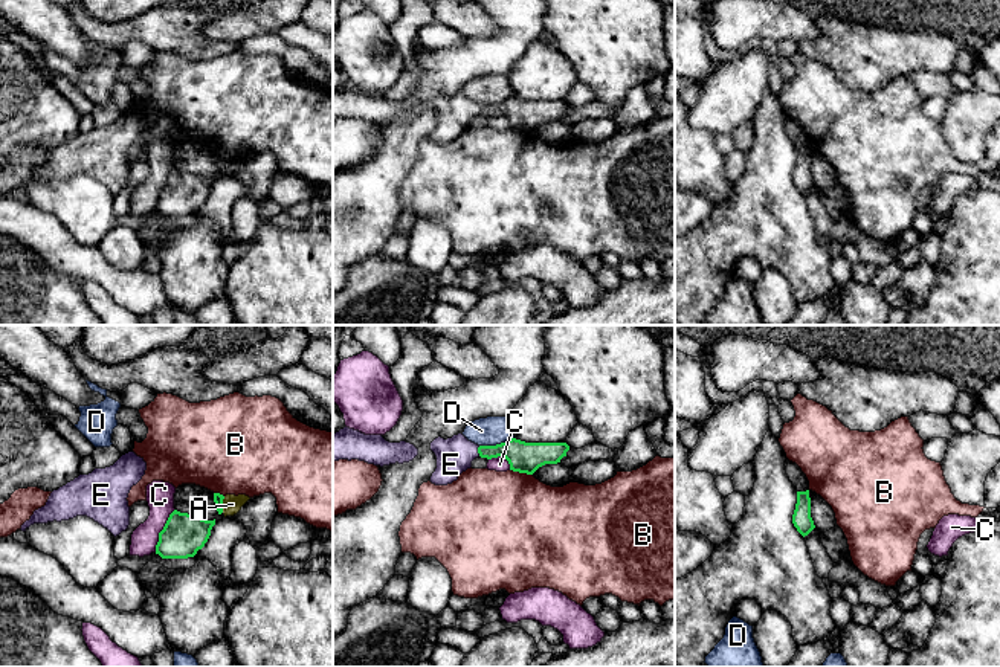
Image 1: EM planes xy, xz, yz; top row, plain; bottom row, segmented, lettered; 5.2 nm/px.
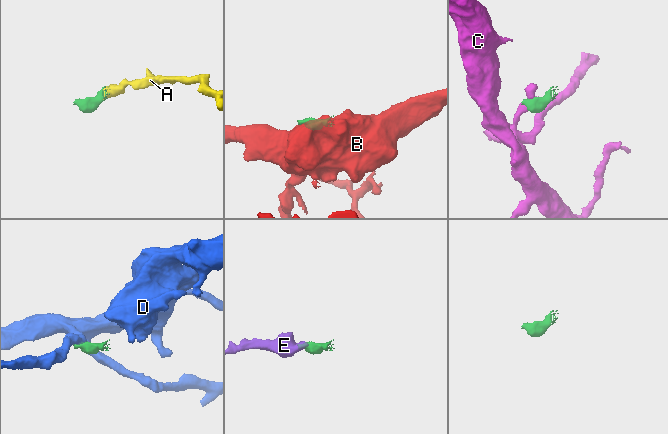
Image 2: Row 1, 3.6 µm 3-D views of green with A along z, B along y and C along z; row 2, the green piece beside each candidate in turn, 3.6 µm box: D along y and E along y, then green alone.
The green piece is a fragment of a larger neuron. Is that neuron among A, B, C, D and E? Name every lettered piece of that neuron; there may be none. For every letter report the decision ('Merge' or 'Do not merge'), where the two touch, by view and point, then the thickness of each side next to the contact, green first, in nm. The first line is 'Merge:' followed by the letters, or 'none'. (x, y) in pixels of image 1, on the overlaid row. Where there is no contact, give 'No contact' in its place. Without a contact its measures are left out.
Merge: A, E
A: Merge. Touches green at xy (222, 504). Thickness 50 nm (green) against 100 nm
B: Do not merge. Touches green at xz (521, 472). Thickness 160 nm (green) against 500 nm
C: Do not merge. Touches green at xy (162, 530). Thickness 220 nm (green) against 140 nm
D: Do not merge. Touches green at xz (496, 444). Thickness 160 nm (green) against 150 nm
E: Merge. Touches green at xz (478, 451). Thickness 160 nm (green) against 190 nm

